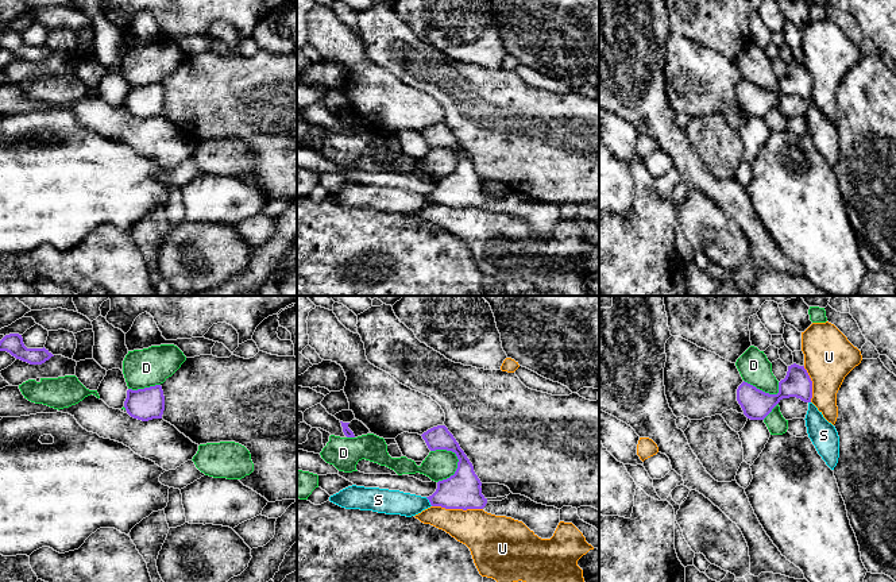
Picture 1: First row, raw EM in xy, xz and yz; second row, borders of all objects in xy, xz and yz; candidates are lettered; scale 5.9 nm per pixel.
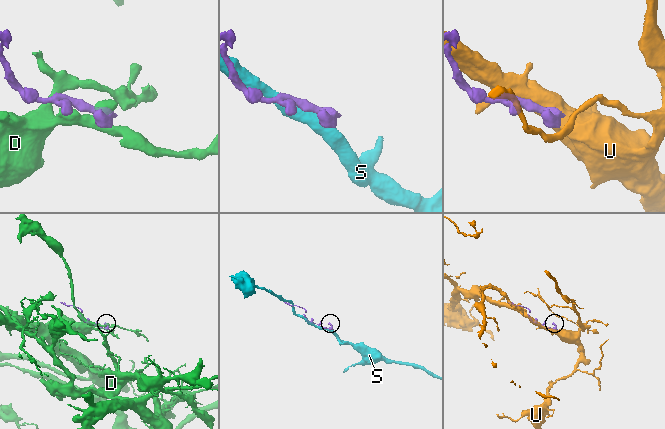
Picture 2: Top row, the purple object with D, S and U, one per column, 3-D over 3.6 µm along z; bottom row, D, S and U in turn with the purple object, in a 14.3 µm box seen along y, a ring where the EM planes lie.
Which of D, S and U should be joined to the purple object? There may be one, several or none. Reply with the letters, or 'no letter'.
no letter

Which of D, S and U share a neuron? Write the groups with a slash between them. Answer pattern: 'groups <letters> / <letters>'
groups D / S / U

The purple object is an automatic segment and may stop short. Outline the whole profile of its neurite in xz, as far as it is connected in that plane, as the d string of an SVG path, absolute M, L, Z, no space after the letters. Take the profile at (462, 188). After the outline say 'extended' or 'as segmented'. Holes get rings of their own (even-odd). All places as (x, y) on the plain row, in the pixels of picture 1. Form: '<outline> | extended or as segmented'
M445 123L424 130L430 149L447 147L456 151L459 159L453 173L437 180L436 189L426 194L432 204L445 207L483 207L495 213L506 213L522 219L541 236L551 236L560 220L560 207L537 201L530 196L510 190L502 199L488 199L482 192L482 180L474 163Z | extended

